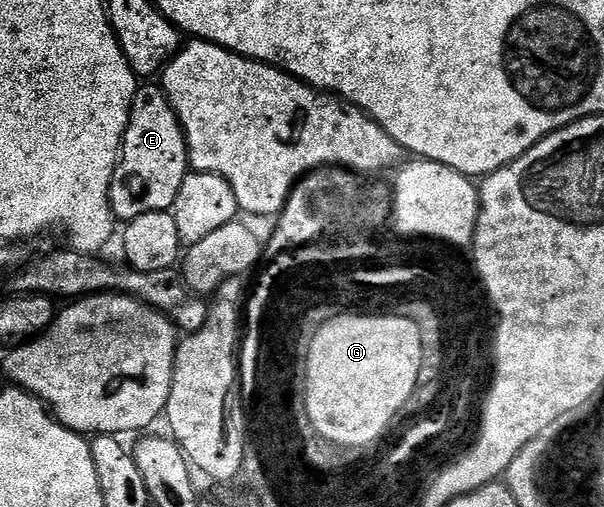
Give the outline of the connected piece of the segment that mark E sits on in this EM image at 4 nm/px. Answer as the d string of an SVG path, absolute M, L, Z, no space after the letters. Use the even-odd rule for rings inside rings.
M137 86L120 162L108 194L113 216L127 221L142 217L142 213L171 211L178 189L182 189L182 181L189 174L188 143L184 140L184 130L180 128L180 118L164 95L163 86Z

